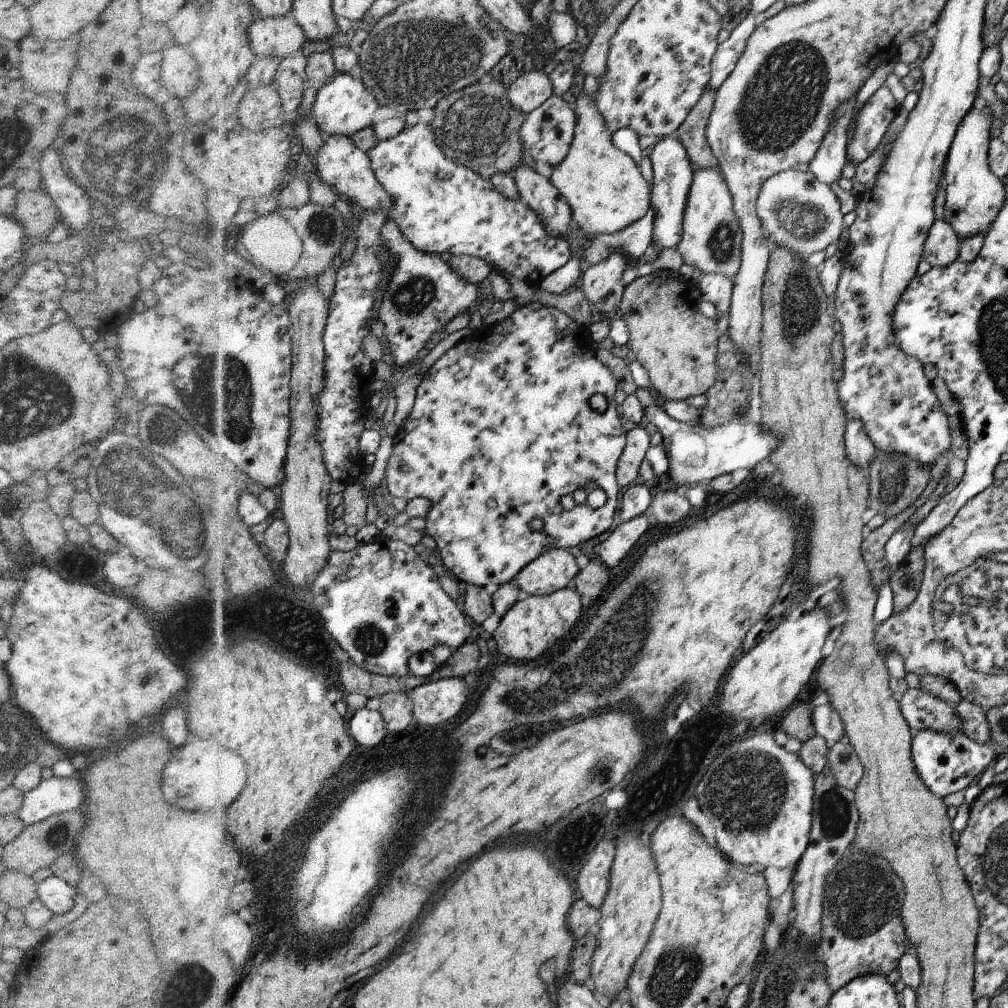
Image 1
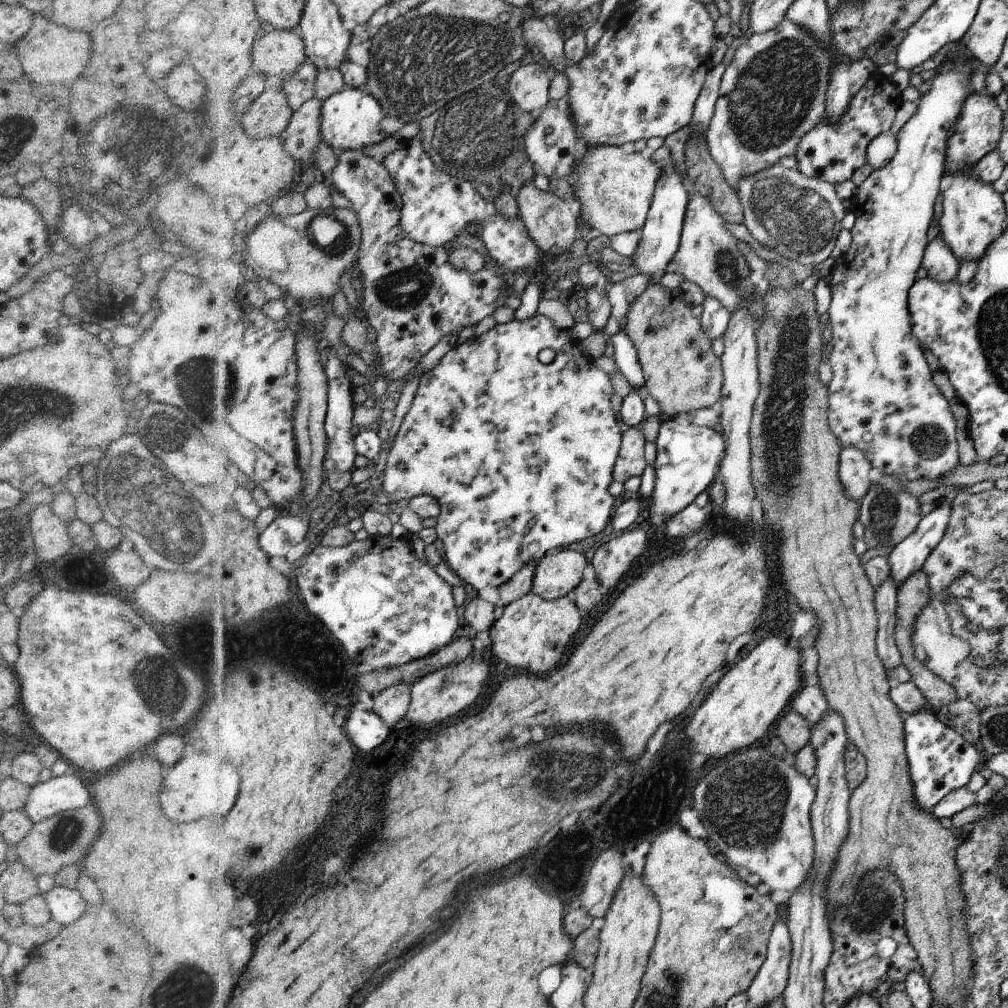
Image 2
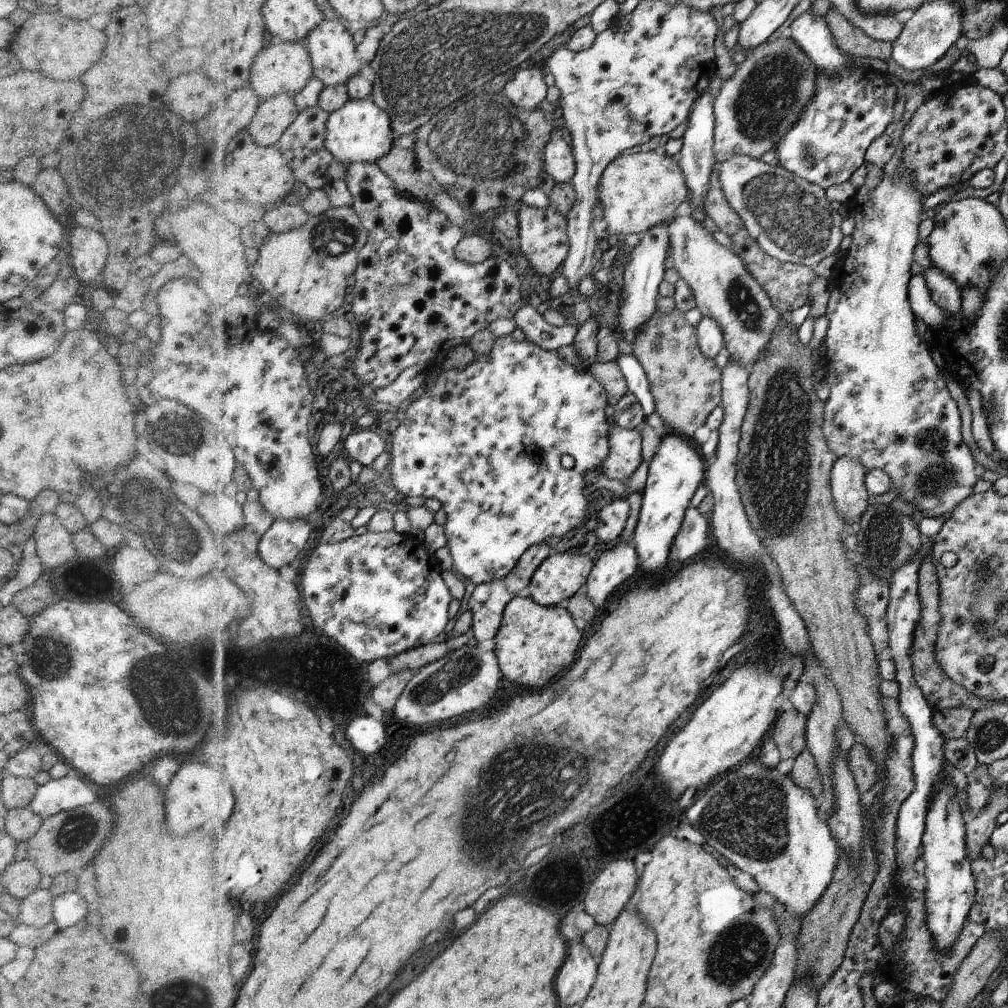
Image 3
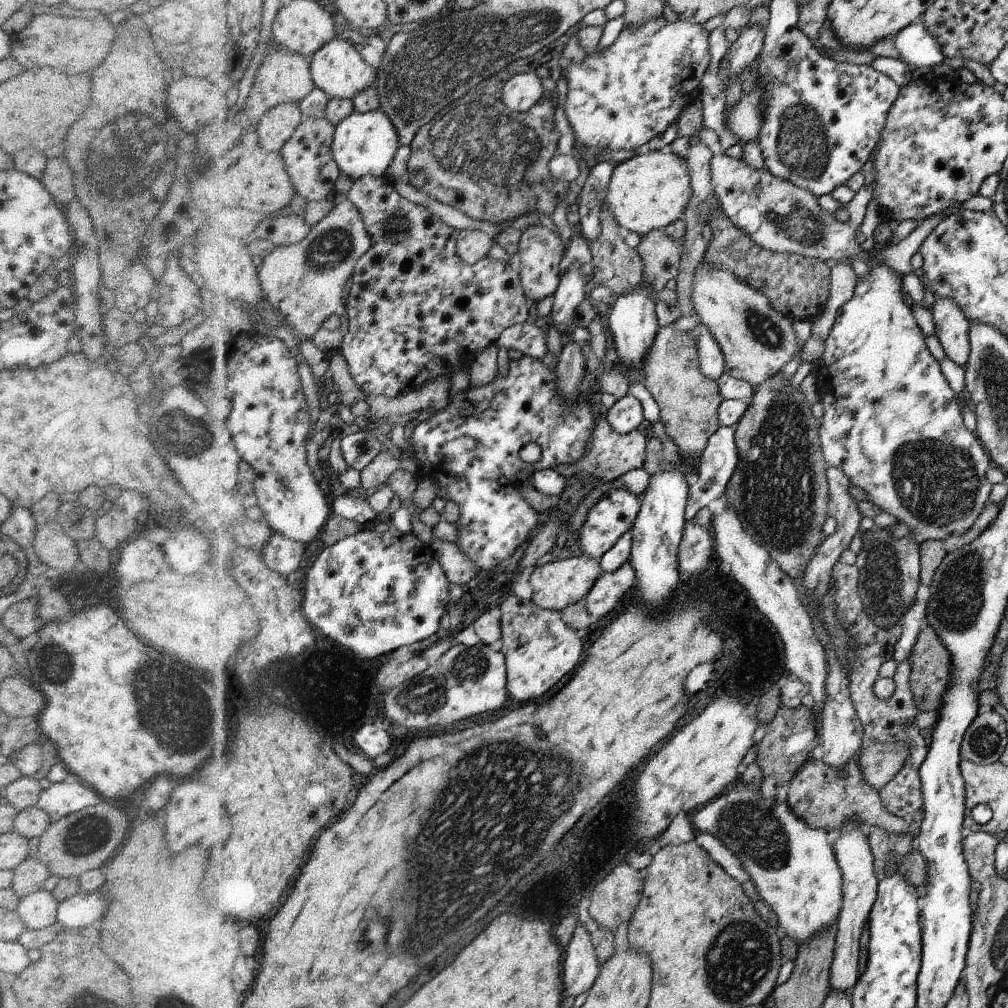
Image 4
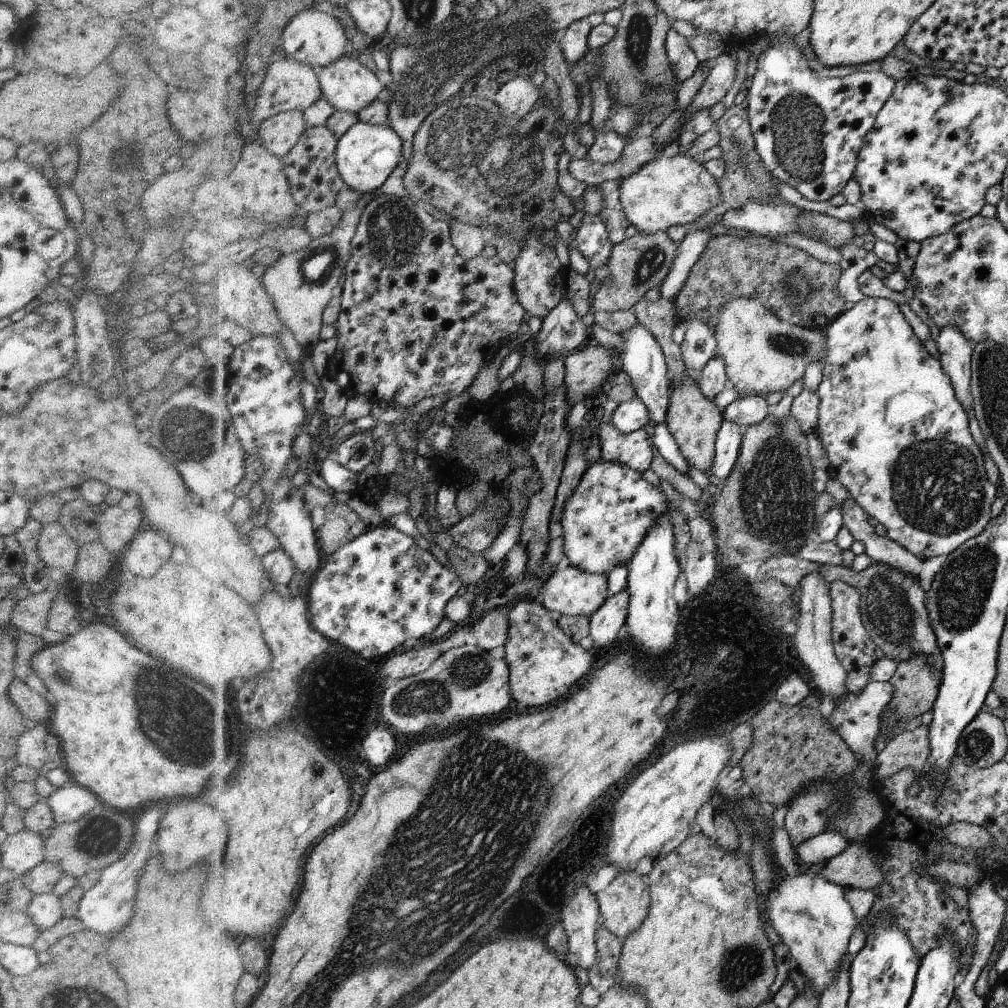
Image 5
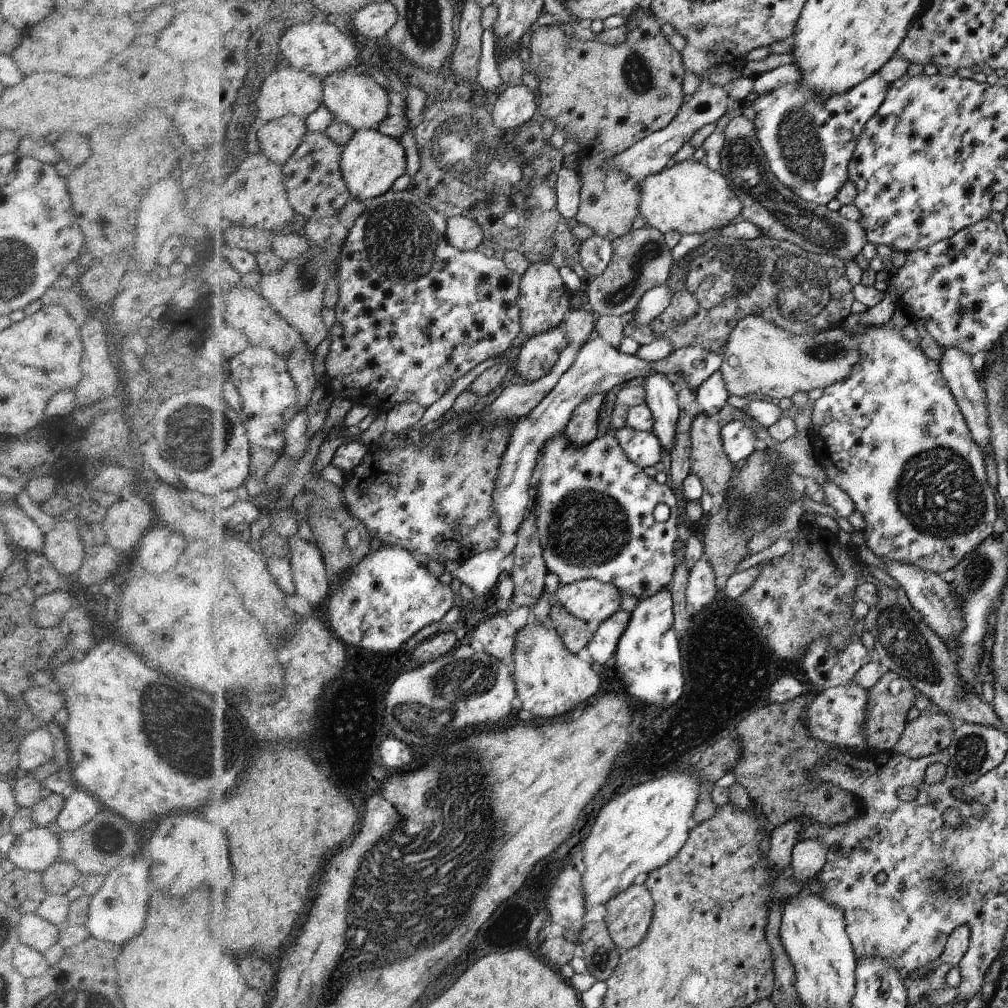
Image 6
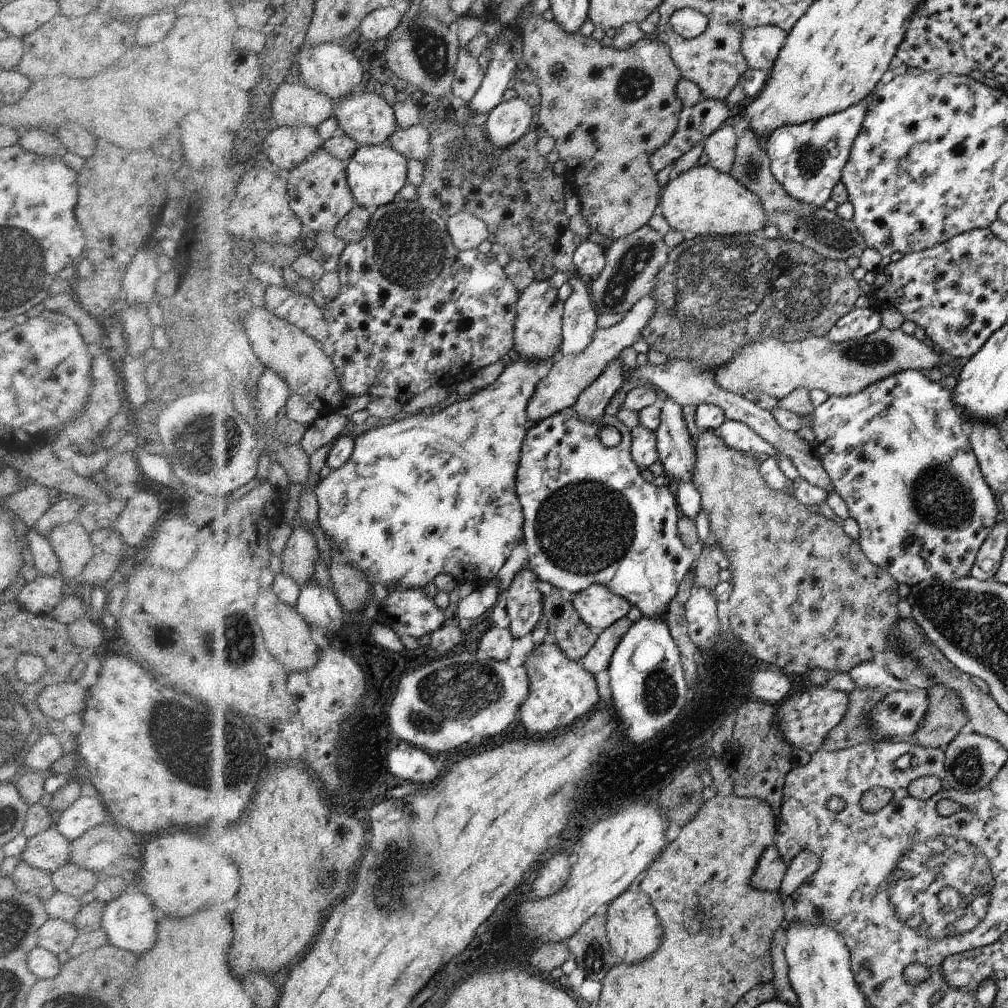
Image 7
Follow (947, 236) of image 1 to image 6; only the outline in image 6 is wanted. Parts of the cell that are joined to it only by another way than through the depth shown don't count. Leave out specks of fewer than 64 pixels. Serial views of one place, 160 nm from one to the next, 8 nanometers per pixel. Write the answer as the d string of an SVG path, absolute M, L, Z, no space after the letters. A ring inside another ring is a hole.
M950 347L944 351L941 360L941 373L944 375L946 382L949 382L950 390L953 390L957 398L957 405L960 407L961 413L965 415L965 421L969 425L974 442L977 442L977 445L982 447L983 453L987 452L994 456L995 452L990 446L992 427L989 425L988 398L985 389L981 386L980 378L977 376L977 370L974 369L970 362L972 356L959 348Z

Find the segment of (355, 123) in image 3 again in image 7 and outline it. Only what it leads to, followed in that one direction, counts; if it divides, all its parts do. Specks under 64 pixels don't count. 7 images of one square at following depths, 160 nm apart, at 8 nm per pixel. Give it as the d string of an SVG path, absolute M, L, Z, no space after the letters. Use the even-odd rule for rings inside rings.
M390 142L384 145L361 146L348 166L349 182L358 204L376 210L393 204L402 188L409 184L409 164L409 159L395 150Z

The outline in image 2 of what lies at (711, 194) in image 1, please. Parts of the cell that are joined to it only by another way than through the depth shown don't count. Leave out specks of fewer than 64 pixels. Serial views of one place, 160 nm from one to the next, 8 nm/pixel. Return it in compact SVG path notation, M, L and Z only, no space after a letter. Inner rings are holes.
M695 192L689 201L679 249L665 272L678 272L686 281L696 283L704 292L705 298L718 299L731 316L739 307L747 307L758 327L765 317L765 300L756 291L753 272L738 252L738 240L726 230L725 224L725 220L716 212L712 200Z

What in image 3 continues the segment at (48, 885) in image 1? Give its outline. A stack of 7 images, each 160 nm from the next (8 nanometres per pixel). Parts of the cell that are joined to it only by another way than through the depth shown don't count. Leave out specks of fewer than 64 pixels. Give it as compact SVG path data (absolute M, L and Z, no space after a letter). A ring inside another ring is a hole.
M78 890L55 897L53 902L53 921L60 931L78 924L86 918L91 906Z

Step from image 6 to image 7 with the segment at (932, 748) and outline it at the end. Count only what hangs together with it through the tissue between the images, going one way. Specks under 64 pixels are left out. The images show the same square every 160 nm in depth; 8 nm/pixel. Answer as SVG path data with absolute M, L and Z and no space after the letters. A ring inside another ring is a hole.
M936 684L933 688L928 689L929 694L929 711L926 714L925 721L922 722L921 729L918 733L912 734L911 742L924 746L924 748L940 748L943 744L950 742L960 733L960 729L969 722L969 716L962 706L960 696L950 690L949 687Z

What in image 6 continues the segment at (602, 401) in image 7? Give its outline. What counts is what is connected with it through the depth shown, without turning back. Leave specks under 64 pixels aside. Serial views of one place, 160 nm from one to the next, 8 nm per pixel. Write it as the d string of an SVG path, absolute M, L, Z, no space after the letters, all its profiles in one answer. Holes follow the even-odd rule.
M606 393L594 394L581 402L572 413L564 434L577 447L592 442L598 430L598 412Z

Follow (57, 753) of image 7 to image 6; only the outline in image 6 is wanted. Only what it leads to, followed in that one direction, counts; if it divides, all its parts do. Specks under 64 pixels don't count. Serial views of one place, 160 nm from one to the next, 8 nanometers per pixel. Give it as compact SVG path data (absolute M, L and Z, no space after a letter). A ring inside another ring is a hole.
M40 727L26 735L19 746L20 770L35 771L39 766L50 762L54 756L54 738L47 727Z

